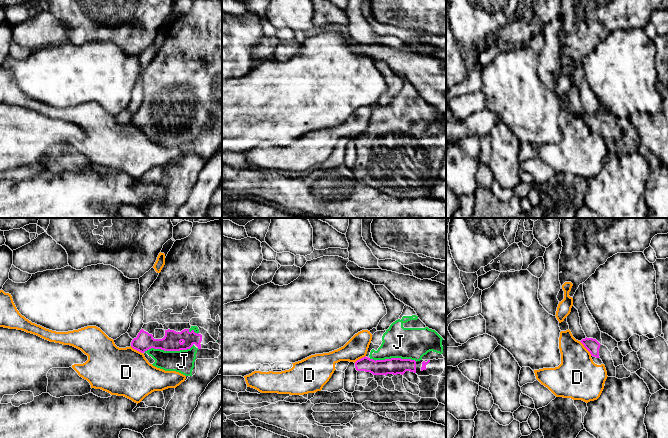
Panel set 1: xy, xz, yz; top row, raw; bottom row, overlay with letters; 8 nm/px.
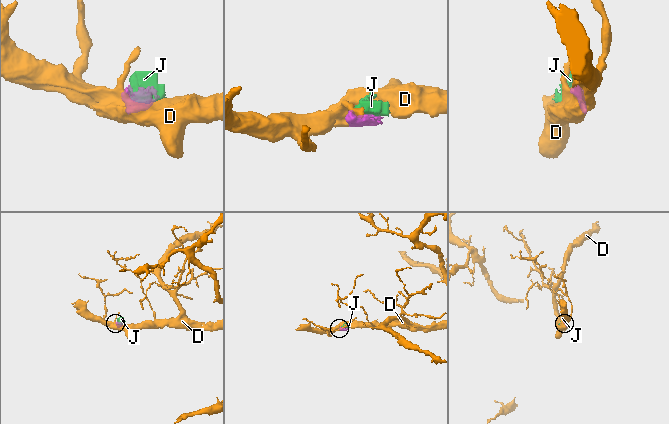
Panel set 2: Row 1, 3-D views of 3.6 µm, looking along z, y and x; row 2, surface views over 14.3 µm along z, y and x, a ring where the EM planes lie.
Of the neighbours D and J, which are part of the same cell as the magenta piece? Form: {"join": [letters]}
{"join": ["J"]}

